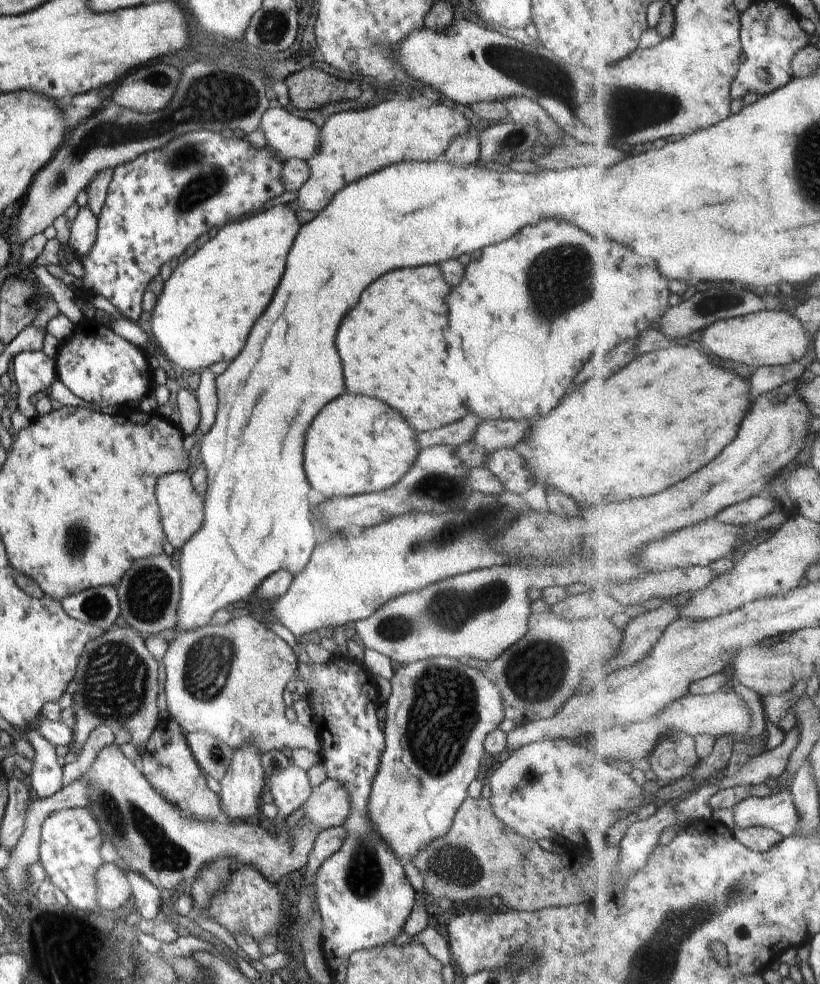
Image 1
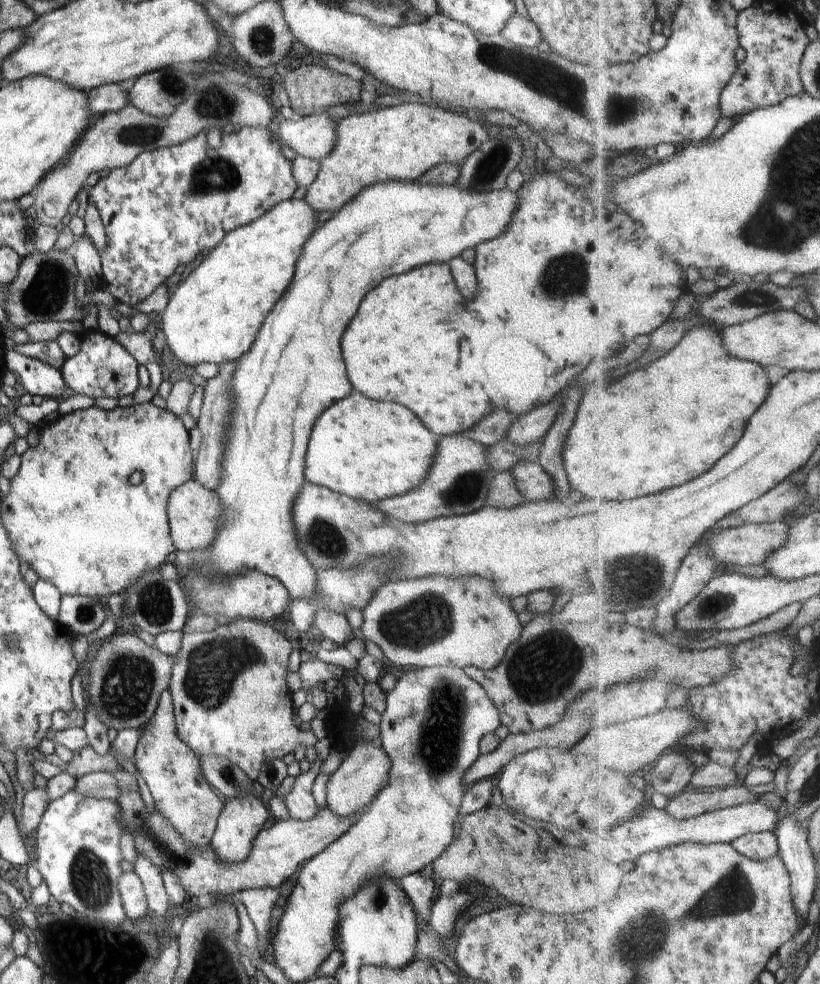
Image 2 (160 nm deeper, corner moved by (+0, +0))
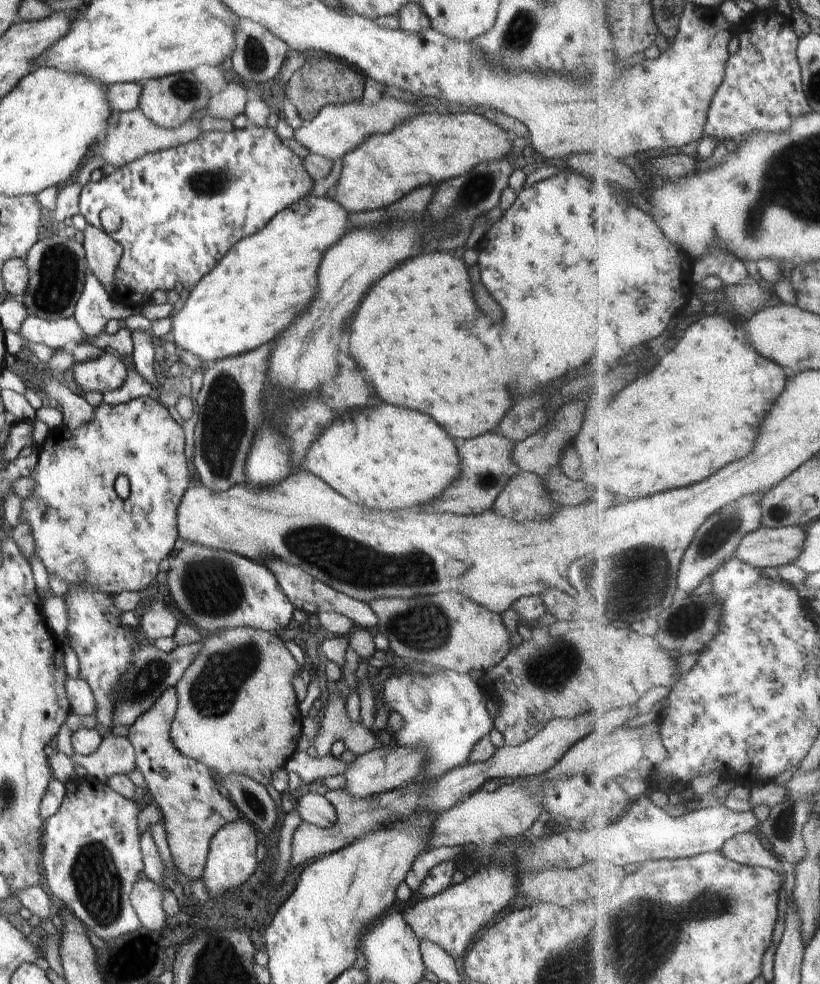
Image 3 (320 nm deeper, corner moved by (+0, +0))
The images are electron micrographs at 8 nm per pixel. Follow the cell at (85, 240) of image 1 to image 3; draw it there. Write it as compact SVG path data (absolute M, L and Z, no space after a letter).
M87 268L85 274L85 283L82 294L75 306L73 317L76 319L78 326L87 337L97 337L105 332L106 323L109 320L116 319L117 321L125 321L128 317L141 315L142 307L120 307L114 303L111 296L106 292L106 289L97 281L93 272Z

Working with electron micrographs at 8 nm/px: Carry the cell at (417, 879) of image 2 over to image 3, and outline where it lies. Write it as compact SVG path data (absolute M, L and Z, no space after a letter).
M442 846L437 849L430 849L420 853L412 861L411 869L406 873L406 881L415 894L423 881L434 866L444 861L454 861L456 854L463 849L463 846Z

